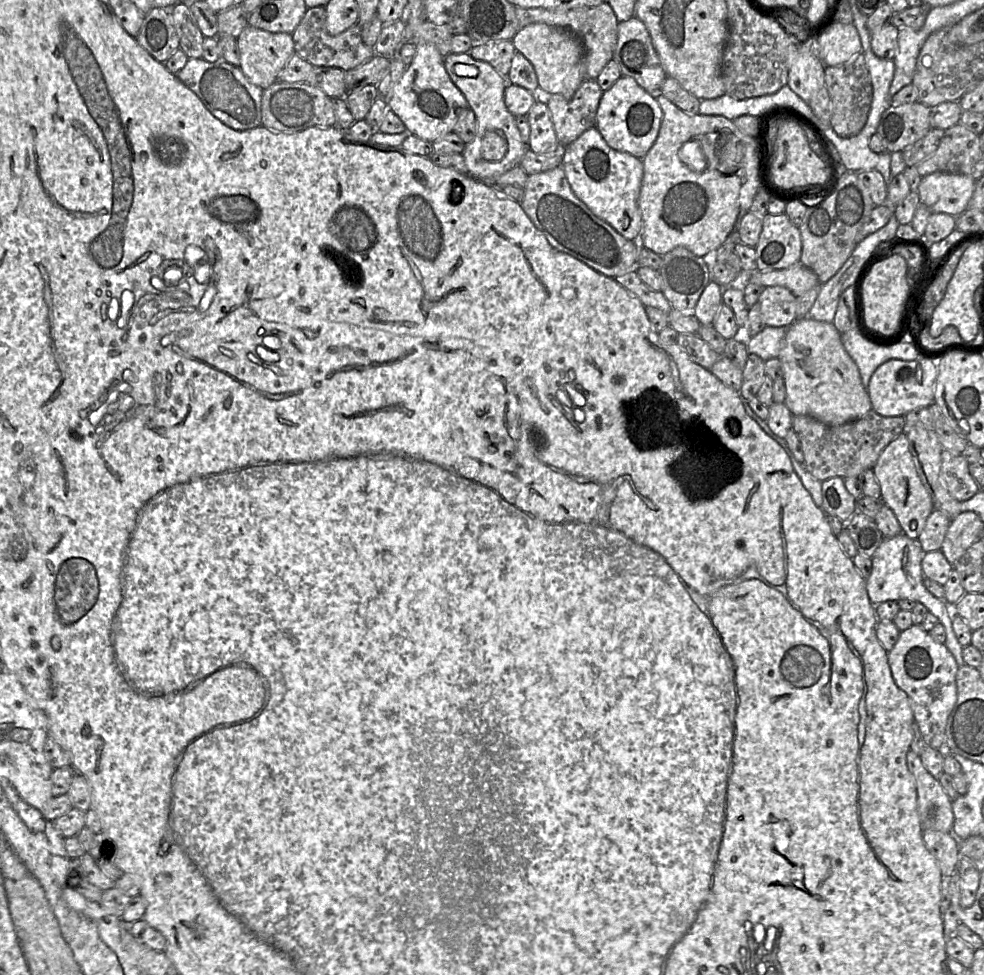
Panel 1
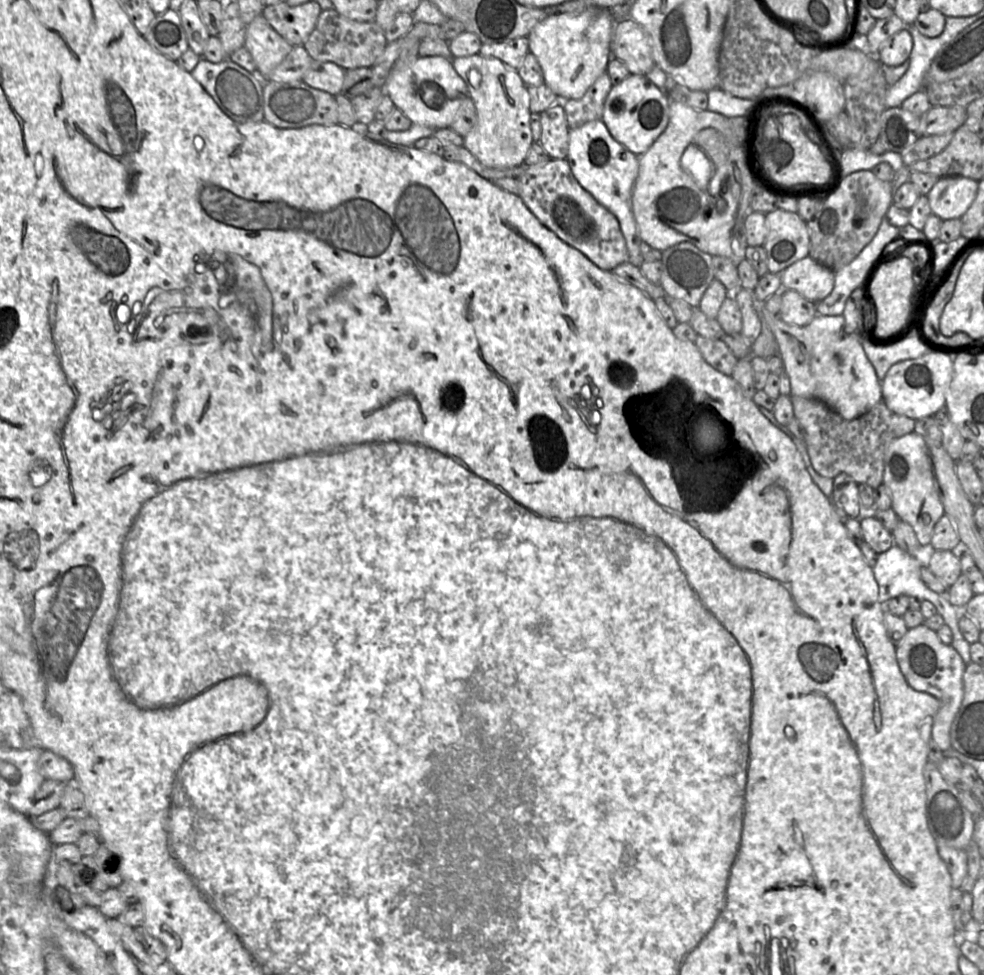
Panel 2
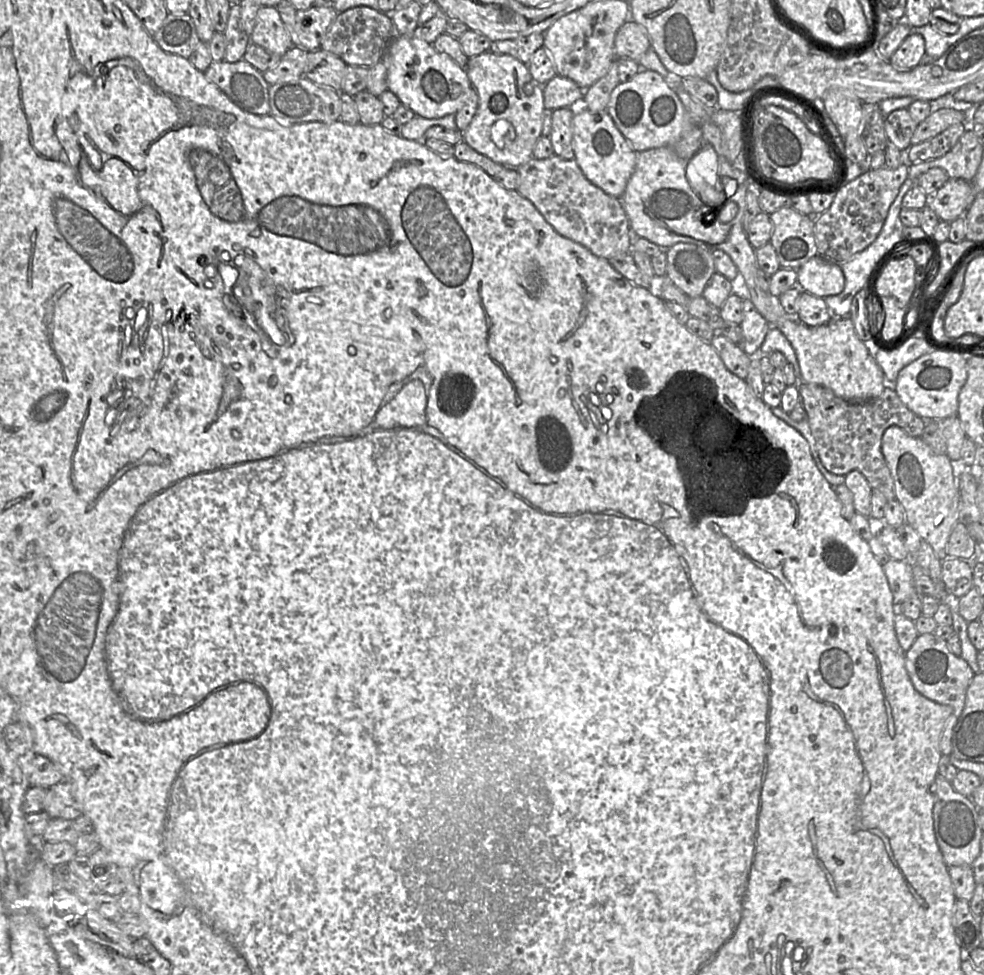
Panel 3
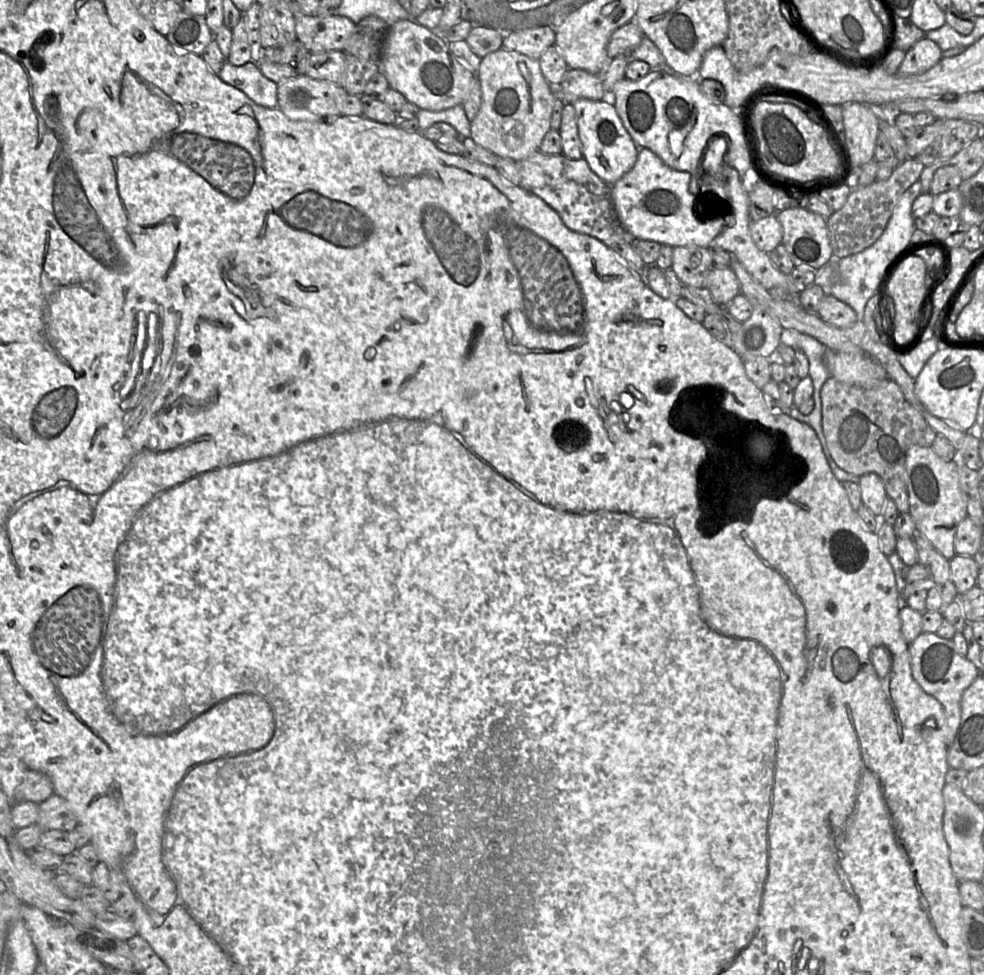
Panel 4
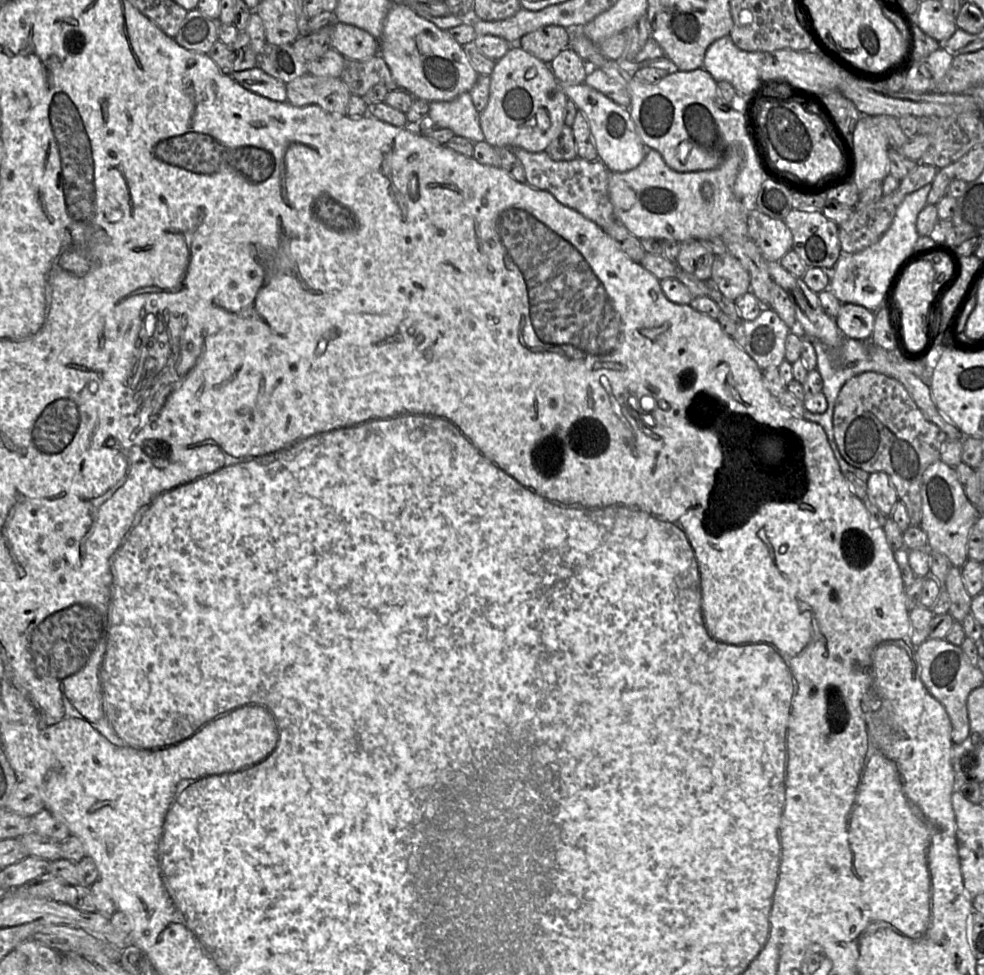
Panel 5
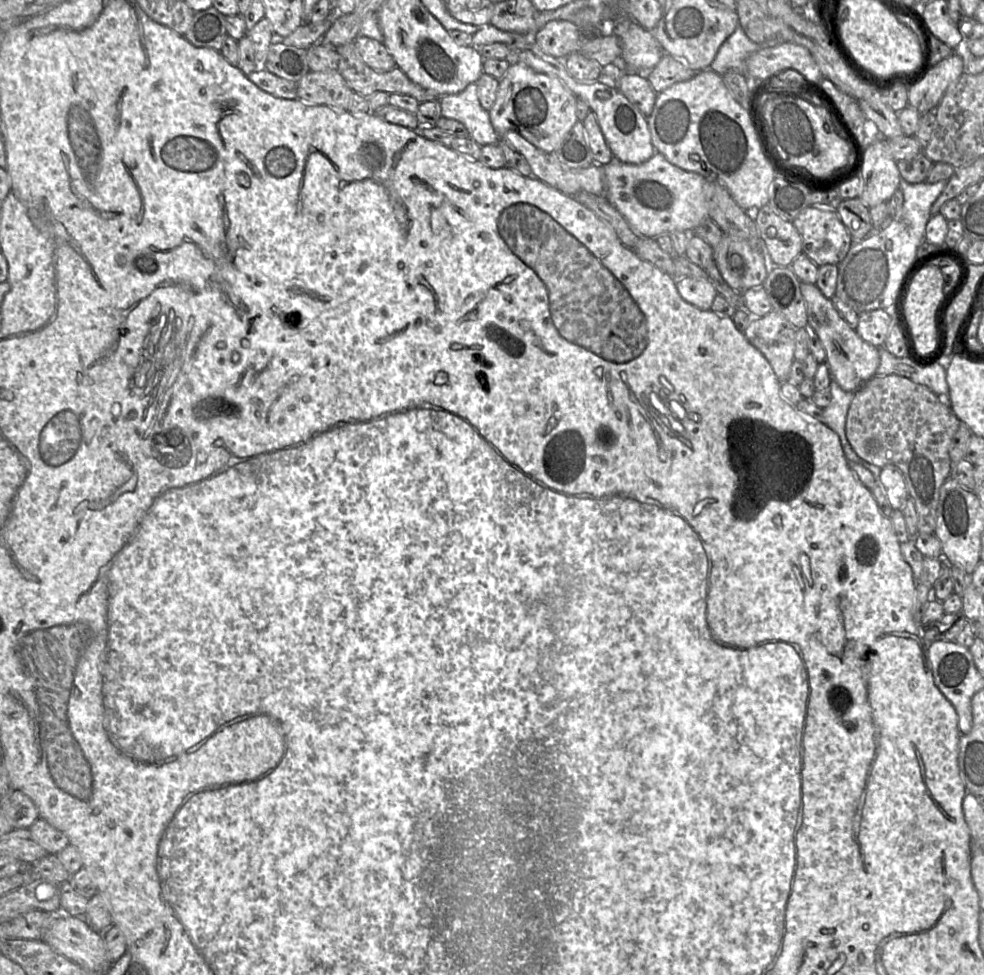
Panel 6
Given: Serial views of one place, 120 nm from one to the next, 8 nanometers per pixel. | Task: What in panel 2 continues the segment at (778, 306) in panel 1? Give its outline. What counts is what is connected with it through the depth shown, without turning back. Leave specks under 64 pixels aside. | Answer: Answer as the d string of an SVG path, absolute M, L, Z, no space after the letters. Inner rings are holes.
M794 290L782 294L779 318L787 324L796 326L808 325L818 315L816 303L804 298Z

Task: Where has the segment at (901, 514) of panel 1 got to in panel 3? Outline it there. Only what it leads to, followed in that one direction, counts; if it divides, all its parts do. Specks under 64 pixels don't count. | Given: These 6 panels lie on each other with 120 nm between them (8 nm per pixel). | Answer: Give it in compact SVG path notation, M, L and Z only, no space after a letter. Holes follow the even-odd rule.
M897 426L885 430L881 450L894 481L896 500L905 510L906 523L933 548L937 556L945 555L949 535L959 520L960 469L946 455L937 454L921 438L913 438Z

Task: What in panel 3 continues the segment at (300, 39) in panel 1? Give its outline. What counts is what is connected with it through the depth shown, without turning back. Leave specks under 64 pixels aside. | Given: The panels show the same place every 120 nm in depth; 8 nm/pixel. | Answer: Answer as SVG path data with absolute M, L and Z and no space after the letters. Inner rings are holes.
M359 6L338 13L323 36L320 49L335 54L348 66L370 68L384 58L393 38L394 27L390 14Z

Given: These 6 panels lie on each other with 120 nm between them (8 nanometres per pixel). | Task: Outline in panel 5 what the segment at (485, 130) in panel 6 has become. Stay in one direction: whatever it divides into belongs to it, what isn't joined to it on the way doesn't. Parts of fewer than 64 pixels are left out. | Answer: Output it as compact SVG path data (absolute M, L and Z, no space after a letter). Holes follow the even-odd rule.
M470 92L450 101L429 103L427 116L438 128L449 128L456 136L465 137L472 143L485 140L480 126L480 113L476 110Z

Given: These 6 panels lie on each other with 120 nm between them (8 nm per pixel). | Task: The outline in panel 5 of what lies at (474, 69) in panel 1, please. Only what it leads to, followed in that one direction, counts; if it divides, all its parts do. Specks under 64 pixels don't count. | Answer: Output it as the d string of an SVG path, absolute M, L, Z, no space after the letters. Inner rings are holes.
M512 46L496 61L489 77L489 101L480 113L484 141L493 147L519 147L528 152L545 151L565 126L568 101L550 67L519 46Z

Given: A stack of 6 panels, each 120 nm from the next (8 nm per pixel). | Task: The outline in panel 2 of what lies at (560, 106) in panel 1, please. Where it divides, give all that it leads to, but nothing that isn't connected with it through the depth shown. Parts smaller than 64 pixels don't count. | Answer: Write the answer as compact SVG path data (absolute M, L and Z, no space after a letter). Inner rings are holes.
M605 71L581 98L563 101L563 108L570 130L590 121L602 119L605 101L612 86L610 77Z

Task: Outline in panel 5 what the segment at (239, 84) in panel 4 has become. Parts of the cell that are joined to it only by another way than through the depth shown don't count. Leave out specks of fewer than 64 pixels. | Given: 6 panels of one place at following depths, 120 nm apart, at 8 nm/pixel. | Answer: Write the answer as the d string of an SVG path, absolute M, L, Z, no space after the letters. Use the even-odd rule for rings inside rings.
M255 66L243 71L234 71L231 77L245 89L277 102L287 100L286 84Z

